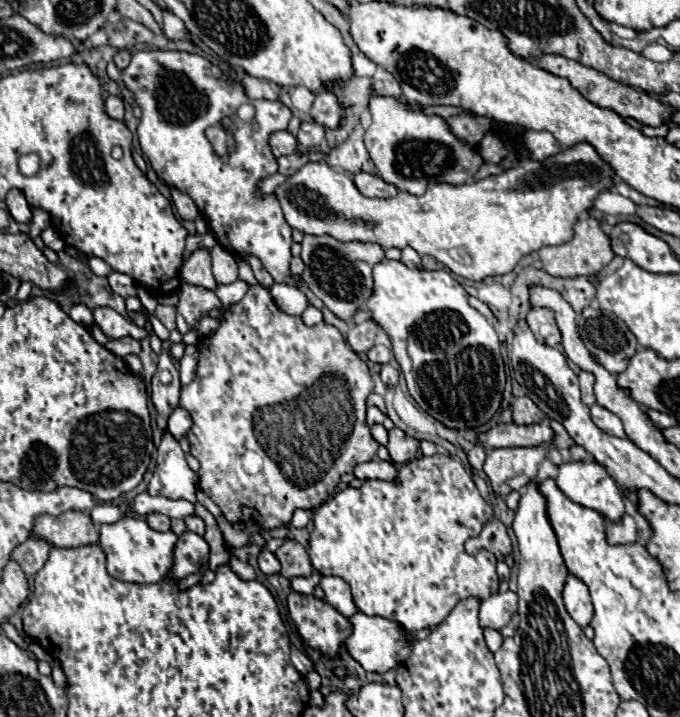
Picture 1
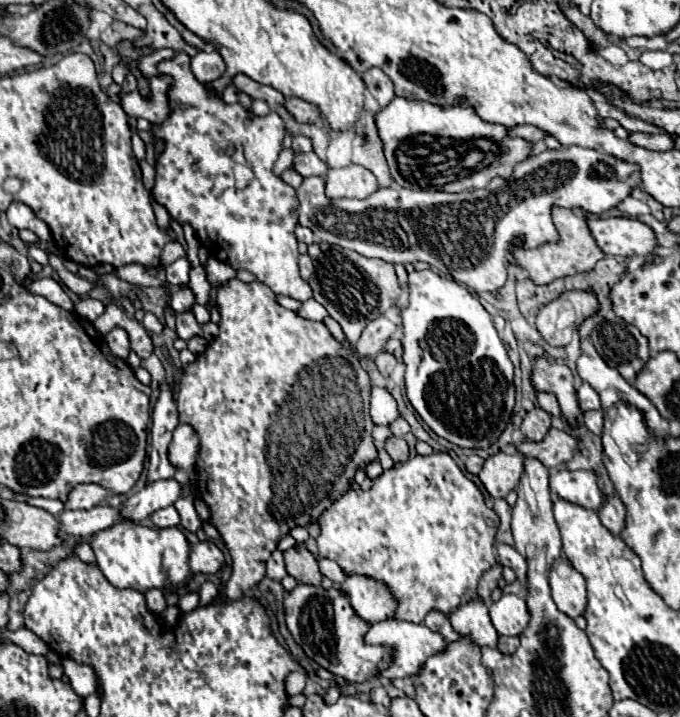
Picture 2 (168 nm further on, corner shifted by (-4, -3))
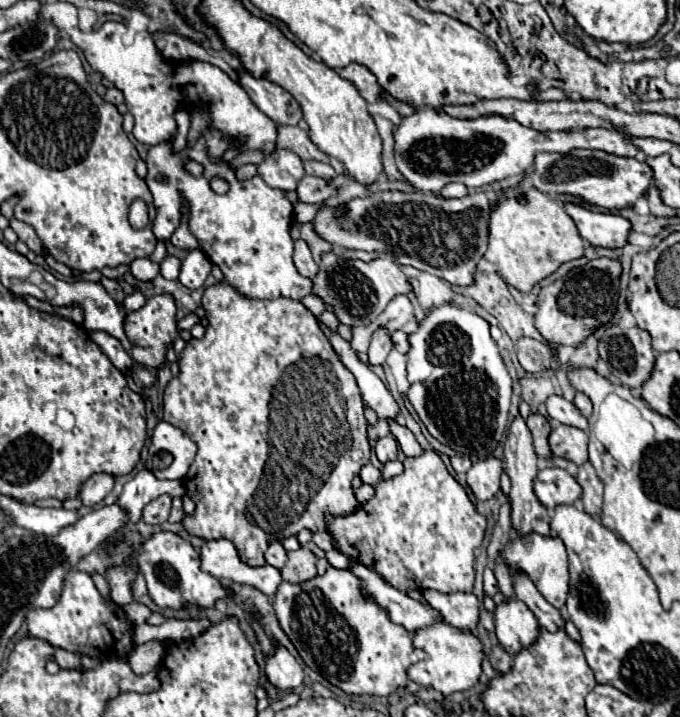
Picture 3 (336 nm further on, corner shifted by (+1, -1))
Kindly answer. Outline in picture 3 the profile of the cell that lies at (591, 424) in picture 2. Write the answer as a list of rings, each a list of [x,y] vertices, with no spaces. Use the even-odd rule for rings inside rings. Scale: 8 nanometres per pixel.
[[[557,395],[549,397],[547,399],[547,411],[553,419],[557,419],[563,425],[571,425],[571,427],[577,427],[581,431],[585,431],[589,427],[587,417],[583,417],[581,411],[571,401],[567,401],[563,397],[557,397]]]

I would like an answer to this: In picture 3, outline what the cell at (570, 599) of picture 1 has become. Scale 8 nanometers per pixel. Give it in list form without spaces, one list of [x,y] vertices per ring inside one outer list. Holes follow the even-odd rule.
[[[531,533],[527,537],[523,537],[523,539],[515,537],[503,549],[501,557],[507,561],[509,567],[517,567],[517,569],[525,571],[533,579],[539,593],[553,607],[557,607],[557,609],[565,607],[565,597],[569,595],[569,559],[567,559],[567,553],[565,553],[565,545],[559,539],[541,537],[537,533]]]

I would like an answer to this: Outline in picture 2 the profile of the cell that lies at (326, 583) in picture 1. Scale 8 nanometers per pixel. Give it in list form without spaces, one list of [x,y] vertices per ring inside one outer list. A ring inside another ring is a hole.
[[[350,575],[340,589],[350,595],[350,603],[362,619],[370,623],[394,619],[398,599],[384,583],[364,575]]]

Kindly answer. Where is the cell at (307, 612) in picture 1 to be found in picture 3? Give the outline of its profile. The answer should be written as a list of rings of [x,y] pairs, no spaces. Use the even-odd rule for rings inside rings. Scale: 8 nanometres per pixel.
[[[327,567],[325,575],[305,583],[283,581],[273,607],[301,659],[345,693],[389,695],[405,687],[407,667],[425,659],[425,653],[411,645],[413,633],[391,623],[377,603],[361,595],[361,583],[351,571]]]

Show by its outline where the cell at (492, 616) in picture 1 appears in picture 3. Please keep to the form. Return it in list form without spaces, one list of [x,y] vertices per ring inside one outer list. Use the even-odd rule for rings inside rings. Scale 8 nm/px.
[[[507,599],[493,611],[495,633],[509,655],[529,647],[537,639],[537,619],[519,599]]]

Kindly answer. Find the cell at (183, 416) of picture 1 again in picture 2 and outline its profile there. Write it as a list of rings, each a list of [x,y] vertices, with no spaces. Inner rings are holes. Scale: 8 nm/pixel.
[[[178,425],[172,433],[172,443],[168,447],[168,461],[182,471],[192,471],[198,457],[200,441],[190,425]]]

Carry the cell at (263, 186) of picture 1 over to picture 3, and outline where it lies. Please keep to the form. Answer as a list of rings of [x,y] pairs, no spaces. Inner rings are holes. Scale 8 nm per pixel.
[[[275,149],[263,163],[259,163],[259,175],[271,187],[295,191],[301,177],[305,177],[305,169],[297,153],[289,149]]]

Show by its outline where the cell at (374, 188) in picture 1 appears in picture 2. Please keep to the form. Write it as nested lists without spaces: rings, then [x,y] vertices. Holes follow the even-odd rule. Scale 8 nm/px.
[[[348,165],[342,169],[330,169],[324,177],[326,197],[340,199],[340,197],[356,197],[364,199],[378,189],[378,183],[370,171],[360,165]]]

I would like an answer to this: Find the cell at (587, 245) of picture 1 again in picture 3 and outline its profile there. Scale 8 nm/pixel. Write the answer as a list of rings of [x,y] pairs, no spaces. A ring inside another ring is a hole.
[[[533,189],[527,193],[527,203],[509,199],[499,203],[489,219],[489,247],[485,259],[499,265],[499,275],[523,293],[555,273],[563,263],[583,257],[585,241],[581,239],[573,219],[565,213],[563,203]]]

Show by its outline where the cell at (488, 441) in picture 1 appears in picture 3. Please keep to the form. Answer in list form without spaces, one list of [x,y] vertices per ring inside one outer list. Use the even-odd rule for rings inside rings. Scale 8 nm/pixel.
[[[559,425],[549,435],[549,447],[555,457],[583,465],[587,461],[587,435],[581,429]]]

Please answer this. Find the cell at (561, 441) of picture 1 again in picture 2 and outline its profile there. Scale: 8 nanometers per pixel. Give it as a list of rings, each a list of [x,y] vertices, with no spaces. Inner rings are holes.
[[[540,391],[540,395],[538,395],[538,403],[540,403],[540,407],[542,407],[550,417],[554,417],[554,421],[560,421],[560,405],[558,405],[554,393]]]

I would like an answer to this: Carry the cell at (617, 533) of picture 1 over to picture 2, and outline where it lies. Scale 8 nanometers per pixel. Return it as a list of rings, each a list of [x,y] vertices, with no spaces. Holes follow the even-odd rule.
[[[604,495],[604,505],[598,509],[598,519],[604,527],[608,527],[614,535],[618,535],[622,531],[622,523],[624,523],[624,507],[622,501],[618,499],[618,495]]]

